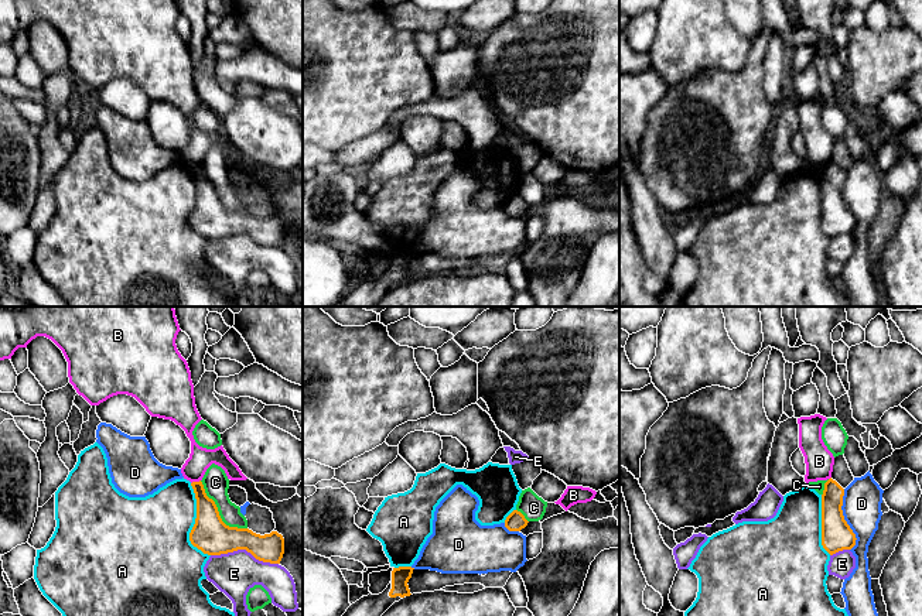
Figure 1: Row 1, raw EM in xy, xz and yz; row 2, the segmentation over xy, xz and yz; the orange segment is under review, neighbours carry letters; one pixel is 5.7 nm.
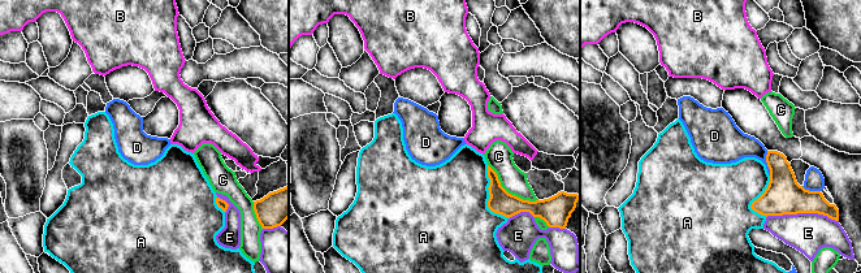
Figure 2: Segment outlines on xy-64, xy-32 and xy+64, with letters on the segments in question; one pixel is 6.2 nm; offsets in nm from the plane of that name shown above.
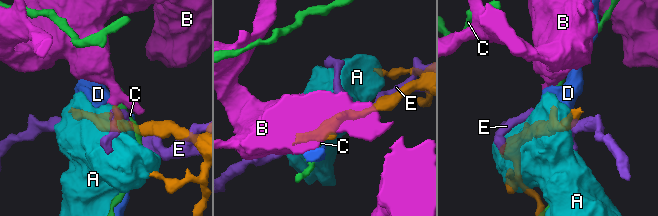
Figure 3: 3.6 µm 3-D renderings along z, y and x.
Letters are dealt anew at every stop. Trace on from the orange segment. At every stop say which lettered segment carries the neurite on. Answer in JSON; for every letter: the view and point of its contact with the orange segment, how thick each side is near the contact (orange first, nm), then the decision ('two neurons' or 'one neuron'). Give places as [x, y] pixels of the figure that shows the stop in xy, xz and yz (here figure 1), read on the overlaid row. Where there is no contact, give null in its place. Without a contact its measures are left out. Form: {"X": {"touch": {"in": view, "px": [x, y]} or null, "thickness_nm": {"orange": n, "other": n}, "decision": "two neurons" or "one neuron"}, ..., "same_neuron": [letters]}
{"A": {"touch": {"in": "xy", "px": [195, 523]}, "thickness_nm": {"orange": 200, "other": 420}, "decision": "two neurons"}, "B": {"touch": {"in": "xy", "px": [195, 482]}, "thickness_nm": {"orange": 160, "other": 130}, "decision": "two neurons"}, "C": {"touch": {"in": "xy", "px": [218, 513]}, "thickness_nm": {"orange": 200, "other": 150}, "decision": "two neurons"}, "D": {"touch": {"in": "yz", "px": [844, 520]}, "thickness_nm": {"orange": 180, "other": 220}, "decision": "two neurons"}, "E": {"touch": {"in": "xy", "px": [245, 548]}, "thickness_nm": {"orange": 200, "other": 240}, "decision": "two neurons"}, "same_neuron": []}

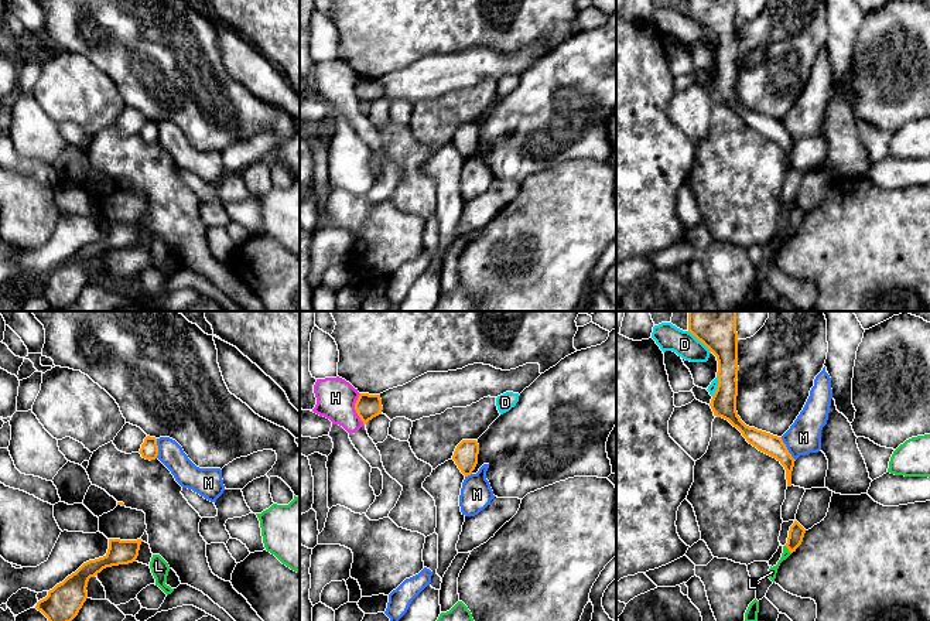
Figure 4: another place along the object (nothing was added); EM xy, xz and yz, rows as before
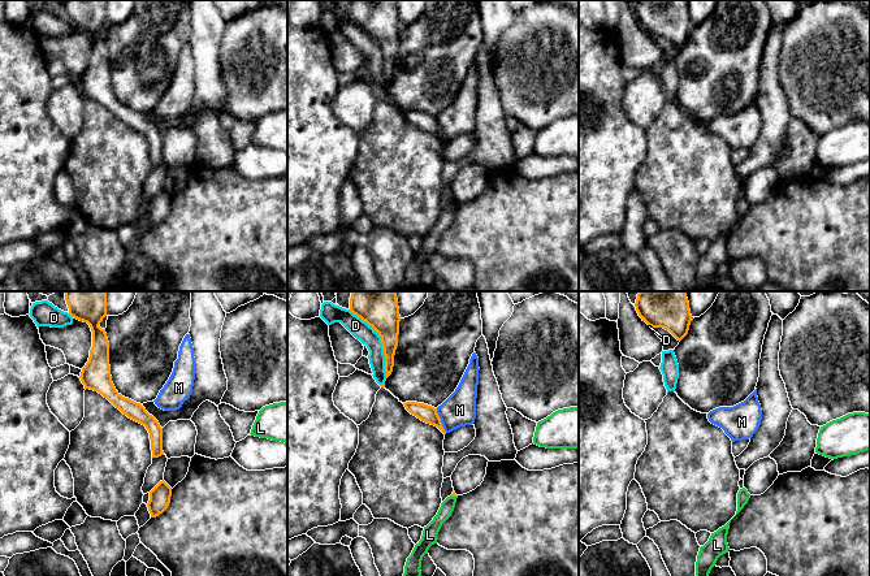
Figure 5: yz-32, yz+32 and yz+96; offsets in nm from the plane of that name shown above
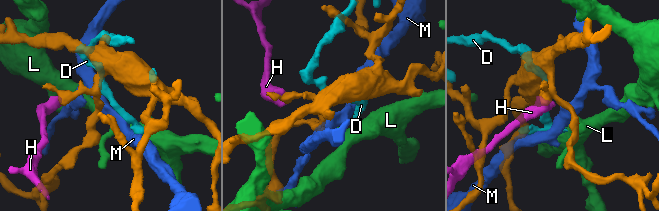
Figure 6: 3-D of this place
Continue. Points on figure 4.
{"D": {"touch": {"in": "yz", "px": [700, 340]}, "thickness_nm": {"orange": 280, "other": 150}, "decision": "two neurons"}, "H": {"touch": {"in": "xz", "px": [355, 409]}, "thickness_nm": {"orange": 140, "other": 220}, "decision": "two neurons"}, "L": {"touch": {"in": "yz", "px": [787, 548]}, "thickness_nm": {"orange": 90, "other": 50}, "decision": "two neurons"}, "M": {"touch": {"in": "yz", "px": [786, 449]}, "thickness_nm": {"orange": 120, "other": 190}, "decision": "two neurons"}, "same_neuron": []}

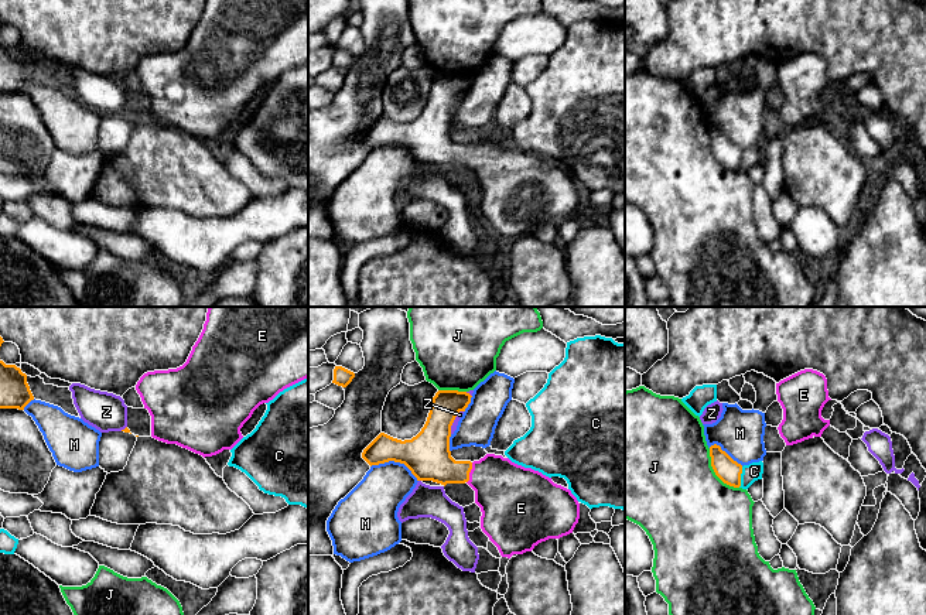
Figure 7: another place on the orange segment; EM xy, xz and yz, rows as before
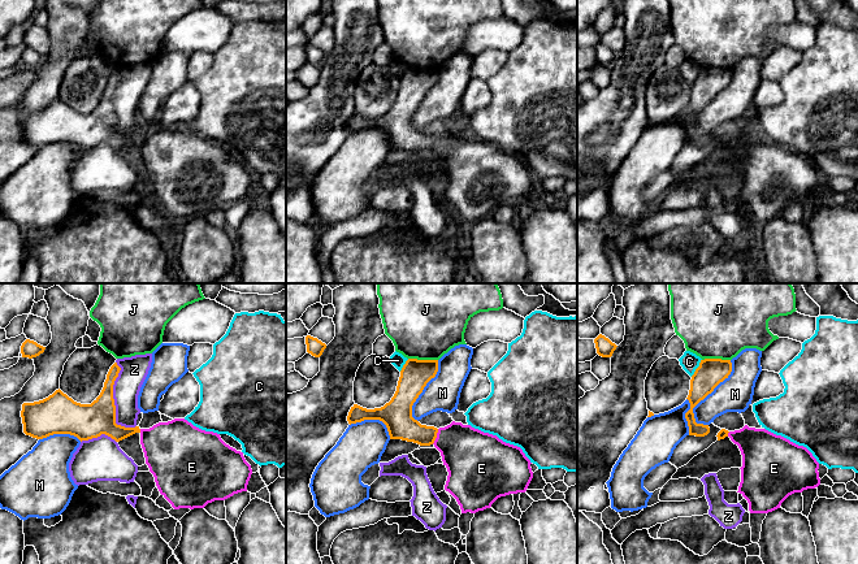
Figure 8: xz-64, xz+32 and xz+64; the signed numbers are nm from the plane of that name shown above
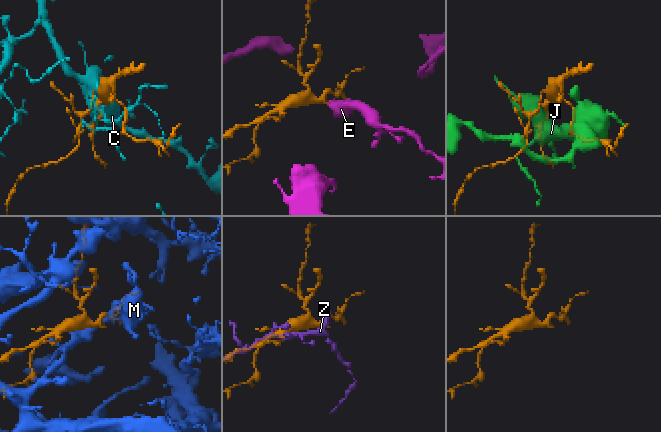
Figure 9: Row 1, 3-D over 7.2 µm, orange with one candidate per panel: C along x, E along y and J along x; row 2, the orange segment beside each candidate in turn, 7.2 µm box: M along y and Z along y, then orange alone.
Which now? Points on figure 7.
{"C": {"touch": {"in": "yz", "px": [740, 477]}, "thickness_nm": {"orange": 140, "other": 100}, "decision": "two neurons"}, "E": {"touch": {"in": "xz", "px": [470, 471]}, "thickness_nm": {"orange": 260, "other": 340}, "decision": "one neuron"}, "J": {"touch": {"in": "yz", "px": [714, 471]}, "thickness_nm": {"orange": 140, "other": 500}, "decision": "two neurons"}, "M": {"touch": {"in": "xz", "px": [396, 461]}, "thickness_nm": {"orange": 260, "other": 280}, "decision": "two neurons"}, "Z": {"touch": {"in": "xz", "px": [453, 422]}, "thickness_nm": {"orange": 260, "other": 30}, "decision": "two neurons"}, "same_neuron": ["E"]}

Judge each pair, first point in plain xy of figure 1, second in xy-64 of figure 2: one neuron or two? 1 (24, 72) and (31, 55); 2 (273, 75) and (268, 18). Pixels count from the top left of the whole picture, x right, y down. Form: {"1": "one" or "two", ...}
{"1": "one", "2": "two"}

